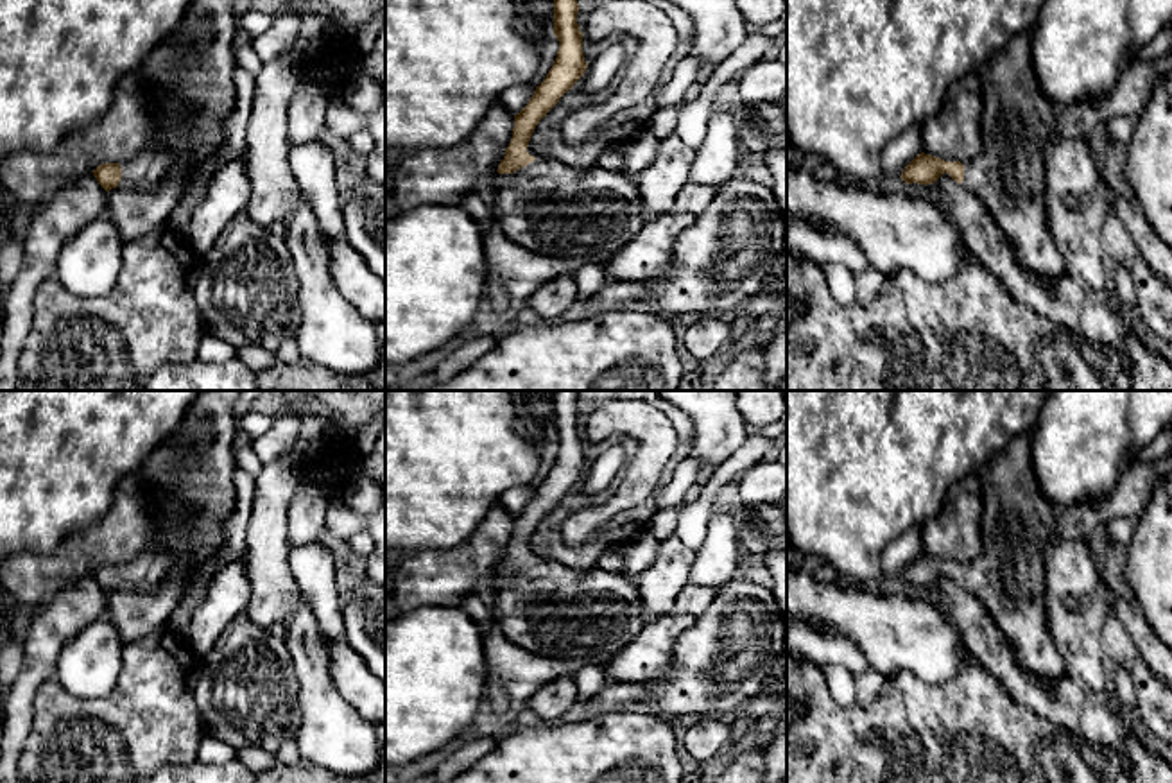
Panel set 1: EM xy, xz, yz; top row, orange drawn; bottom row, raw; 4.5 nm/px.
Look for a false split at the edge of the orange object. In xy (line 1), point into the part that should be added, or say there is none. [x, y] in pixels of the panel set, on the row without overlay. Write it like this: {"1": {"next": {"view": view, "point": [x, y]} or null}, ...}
{"1": {"next": {"view": "xy", "point": [190, 475]}}}

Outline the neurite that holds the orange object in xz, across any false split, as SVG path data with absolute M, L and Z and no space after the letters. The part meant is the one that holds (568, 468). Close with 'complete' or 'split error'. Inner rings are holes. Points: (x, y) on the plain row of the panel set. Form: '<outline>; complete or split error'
M552 391L557 459L527 507L489 588L496 629L516 647L552 659L611 658L647 625L634 579L622 572L568 568L527 554L543 518L584 477L577 392Z; split error

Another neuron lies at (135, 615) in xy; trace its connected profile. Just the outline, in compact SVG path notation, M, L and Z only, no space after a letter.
M186 564L174 568L152 593L111 589L108 593L106 616L118 631L124 645L145 638L158 627L167 625L177 606L190 572Z

